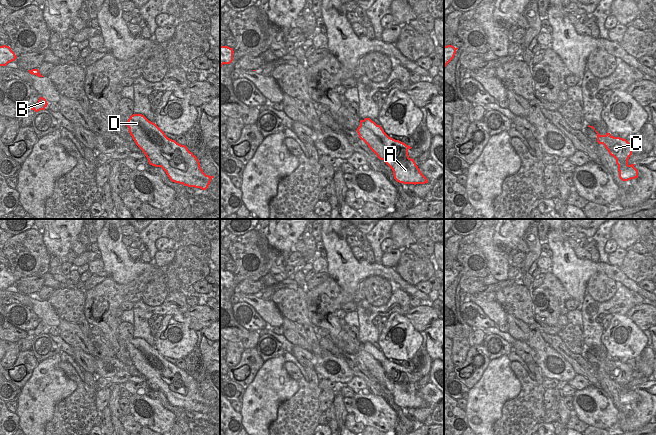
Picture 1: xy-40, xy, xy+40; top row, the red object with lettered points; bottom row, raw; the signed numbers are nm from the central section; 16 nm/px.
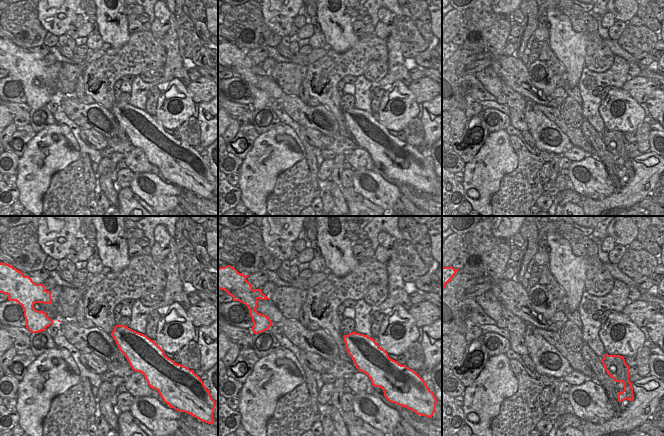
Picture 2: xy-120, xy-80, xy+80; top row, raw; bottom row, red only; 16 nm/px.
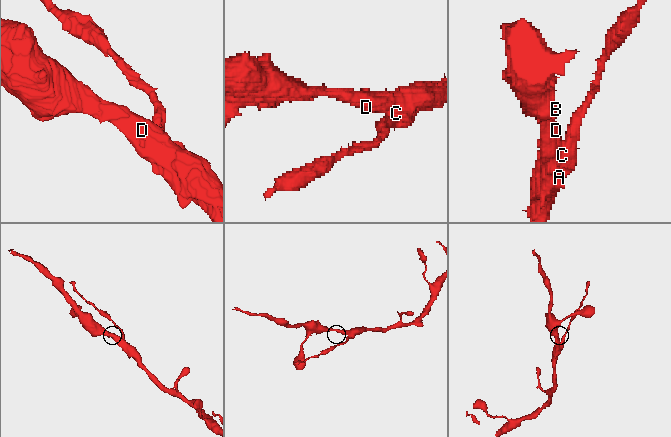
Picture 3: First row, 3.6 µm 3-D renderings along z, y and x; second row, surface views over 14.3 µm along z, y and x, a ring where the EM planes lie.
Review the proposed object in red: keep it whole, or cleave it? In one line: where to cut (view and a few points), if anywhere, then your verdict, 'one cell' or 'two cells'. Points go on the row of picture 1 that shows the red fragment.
cut in xy+40 along (610, 143), (620, 145), (622, 158), (627, 164); two cells

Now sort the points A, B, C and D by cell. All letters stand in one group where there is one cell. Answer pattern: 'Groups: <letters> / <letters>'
Groups: A B D / C

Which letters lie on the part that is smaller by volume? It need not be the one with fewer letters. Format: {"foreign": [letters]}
{"foreign": ["C"]}

